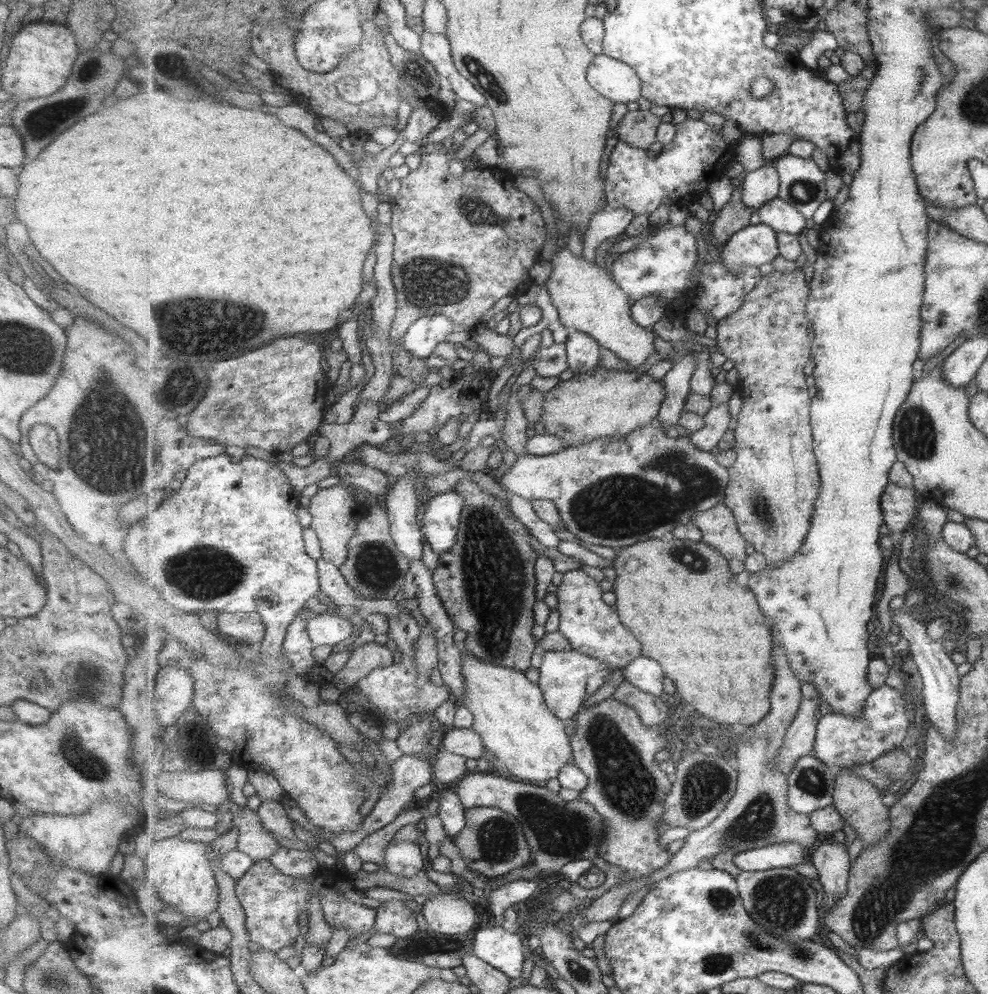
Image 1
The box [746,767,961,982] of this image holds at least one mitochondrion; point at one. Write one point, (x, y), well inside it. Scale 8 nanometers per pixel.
(781, 899)

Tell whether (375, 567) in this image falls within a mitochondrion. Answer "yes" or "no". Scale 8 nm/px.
yes

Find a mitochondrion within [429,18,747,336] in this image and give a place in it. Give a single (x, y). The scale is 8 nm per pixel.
(480, 69)

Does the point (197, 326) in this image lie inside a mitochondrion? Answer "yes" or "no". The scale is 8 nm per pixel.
yes

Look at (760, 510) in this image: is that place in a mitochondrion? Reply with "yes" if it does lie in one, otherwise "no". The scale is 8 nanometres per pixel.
yes

